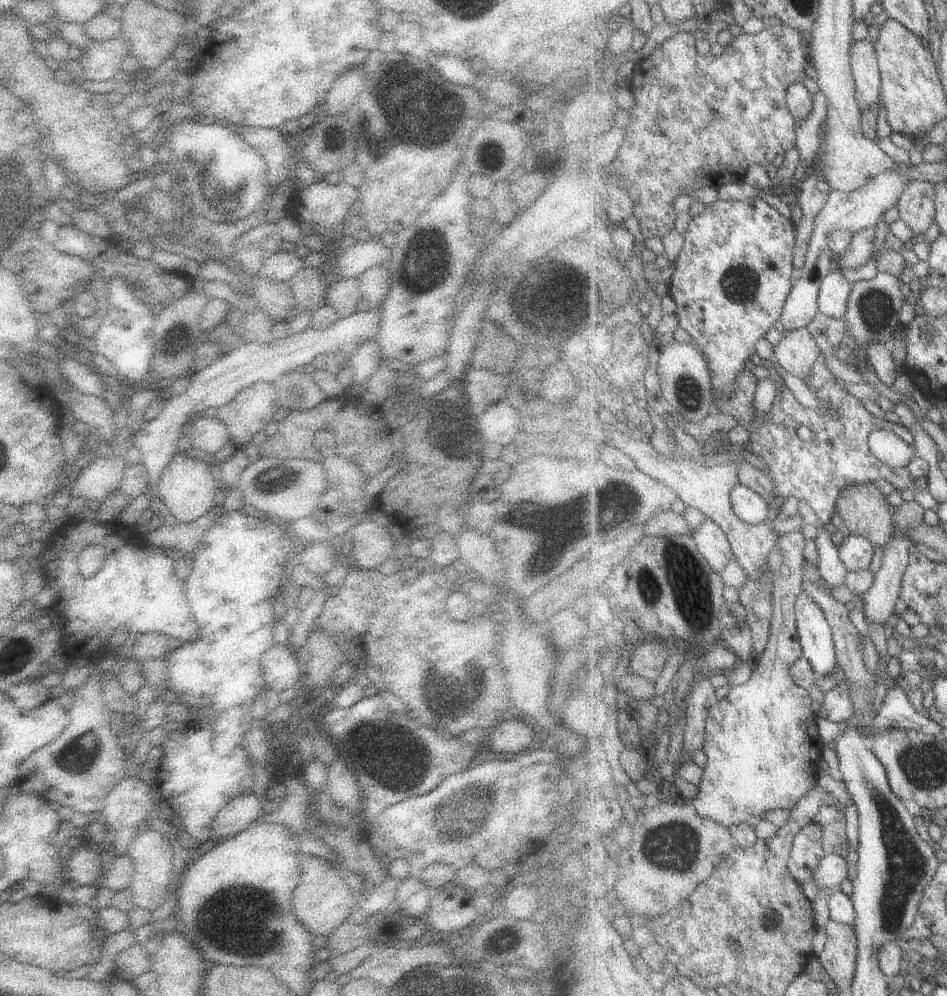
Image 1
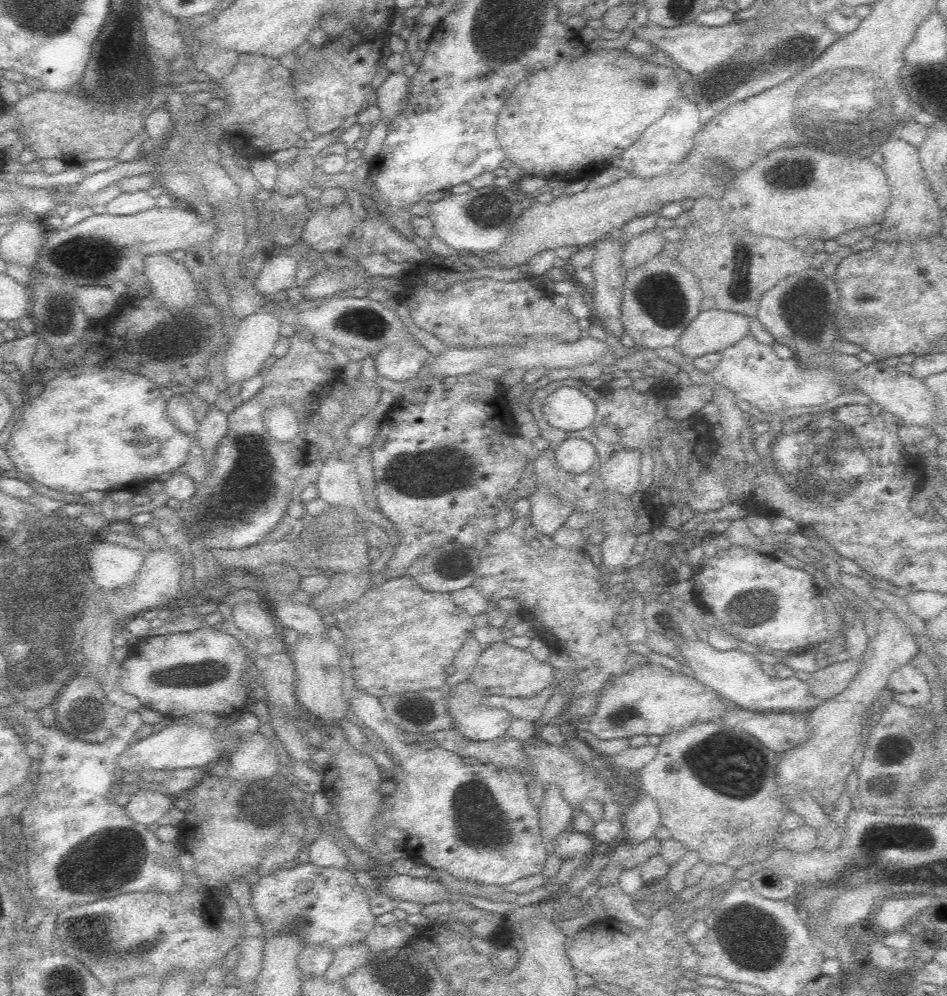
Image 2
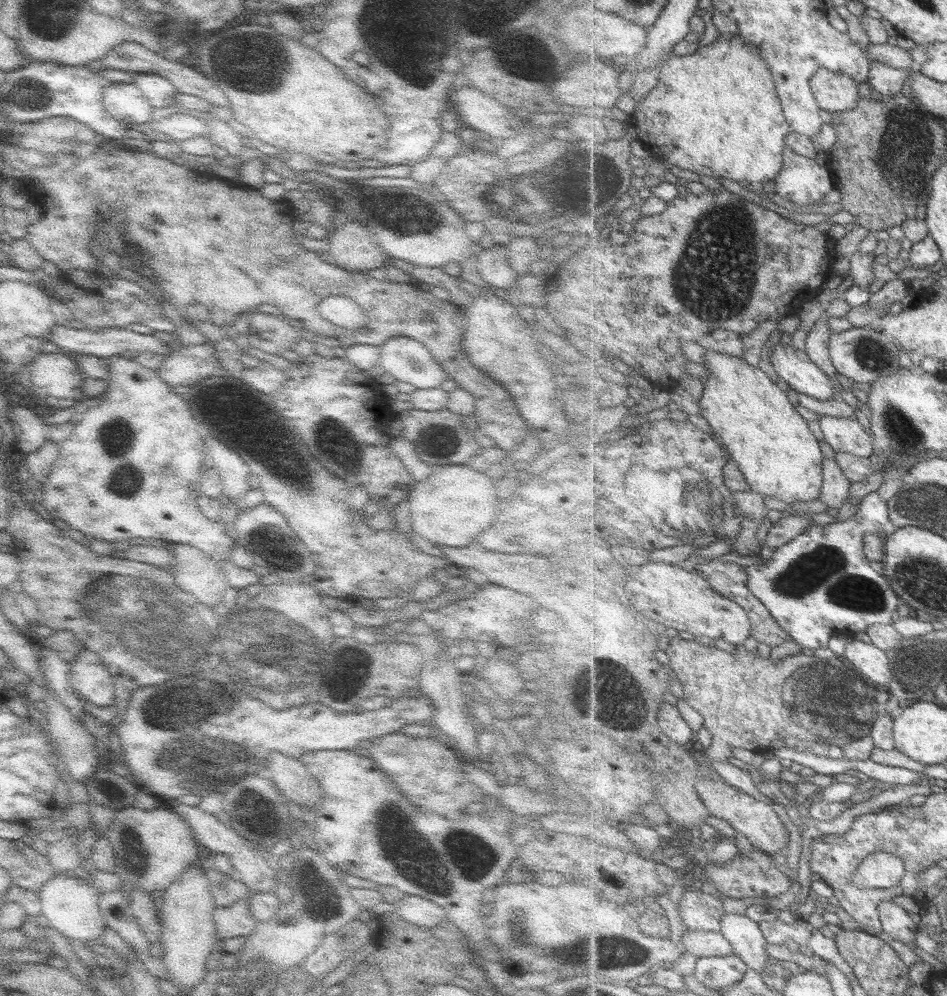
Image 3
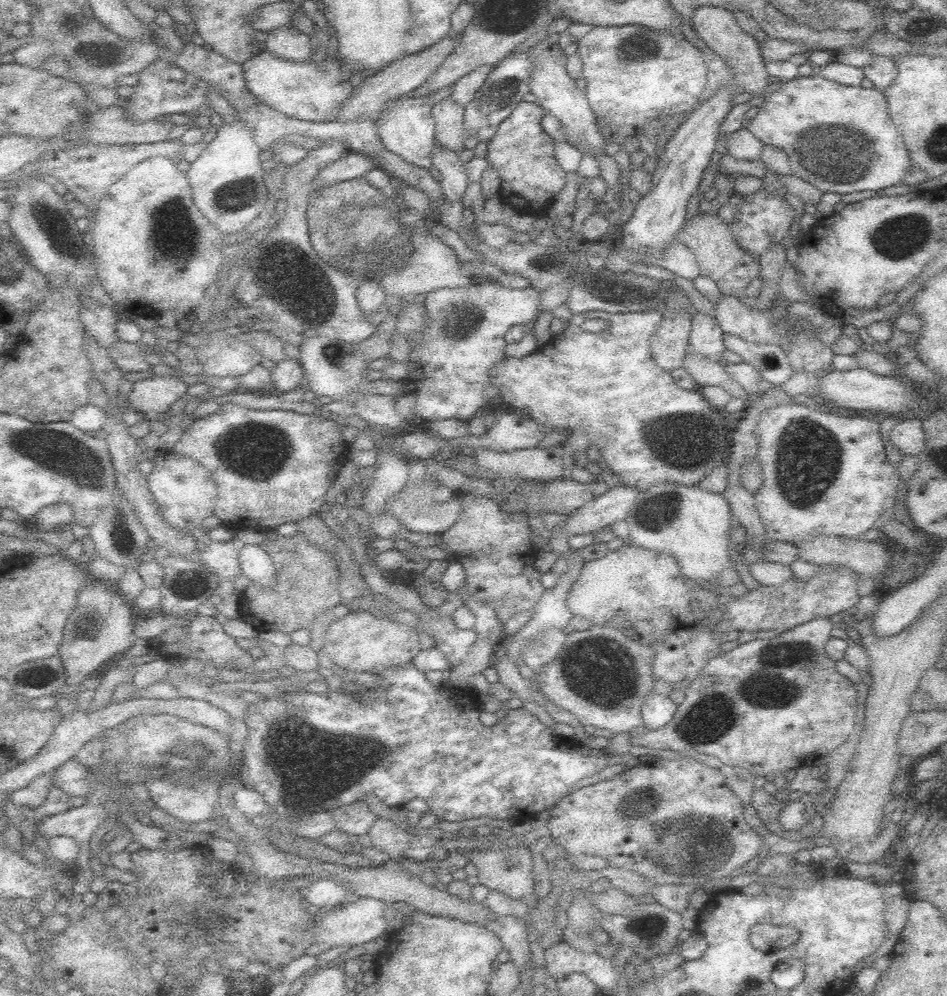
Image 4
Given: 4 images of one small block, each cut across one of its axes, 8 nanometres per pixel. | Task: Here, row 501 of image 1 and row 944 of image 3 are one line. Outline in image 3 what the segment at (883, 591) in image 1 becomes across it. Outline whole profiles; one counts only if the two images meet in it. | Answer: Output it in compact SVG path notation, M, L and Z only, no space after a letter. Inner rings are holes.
M889 899L879 903L880 920L882 921L882 931L890 938L905 944L916 947L915 932L919 931L910 912L901 908L897 902Z

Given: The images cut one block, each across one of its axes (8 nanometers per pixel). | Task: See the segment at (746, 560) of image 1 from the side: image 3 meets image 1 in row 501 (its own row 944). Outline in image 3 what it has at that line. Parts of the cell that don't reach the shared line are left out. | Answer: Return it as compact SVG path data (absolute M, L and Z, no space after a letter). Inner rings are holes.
M704 930L700 932L687 932L681 940L687 948L687 952L699 956L699 958L711 958L712 956L727 956L733 954L733 948L729 940L720 932Z

